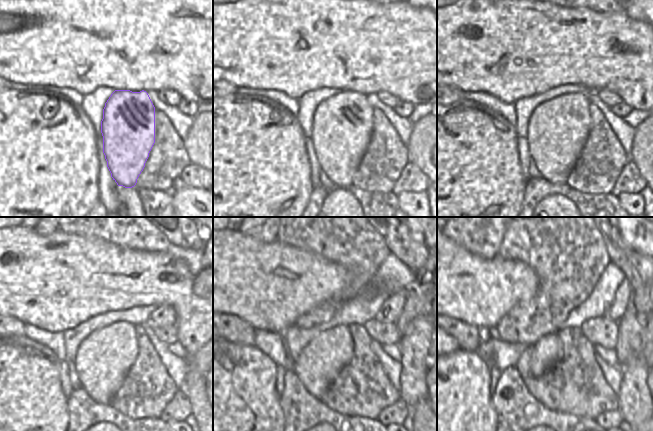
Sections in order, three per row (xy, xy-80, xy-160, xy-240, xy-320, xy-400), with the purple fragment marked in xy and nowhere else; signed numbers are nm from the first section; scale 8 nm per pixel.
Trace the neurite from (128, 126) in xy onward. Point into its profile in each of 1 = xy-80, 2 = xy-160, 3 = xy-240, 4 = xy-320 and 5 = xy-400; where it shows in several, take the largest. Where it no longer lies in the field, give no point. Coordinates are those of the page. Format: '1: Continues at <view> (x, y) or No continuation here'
1: Continues at xy-80 (342, 124)
2: Continues at xy-160 (557, 130)
3: Continues at xy-240 (103, 359)
4: Continues at xy-320 (318, 364)
5: Continues at xy-400 (548, 350).

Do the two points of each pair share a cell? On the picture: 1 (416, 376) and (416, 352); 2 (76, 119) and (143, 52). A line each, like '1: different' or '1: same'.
1: same
2: different

